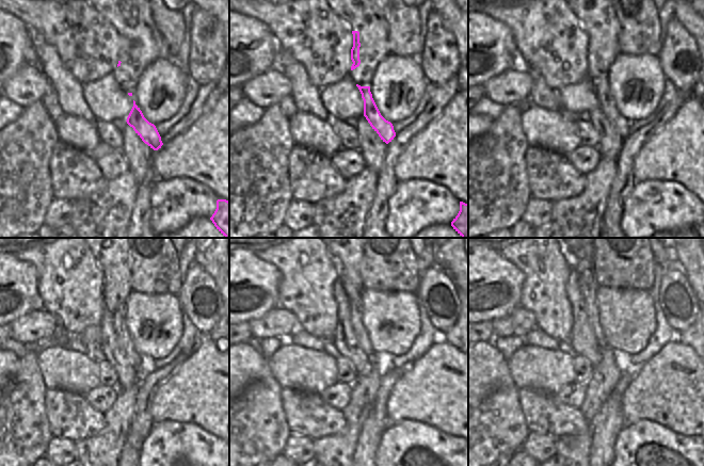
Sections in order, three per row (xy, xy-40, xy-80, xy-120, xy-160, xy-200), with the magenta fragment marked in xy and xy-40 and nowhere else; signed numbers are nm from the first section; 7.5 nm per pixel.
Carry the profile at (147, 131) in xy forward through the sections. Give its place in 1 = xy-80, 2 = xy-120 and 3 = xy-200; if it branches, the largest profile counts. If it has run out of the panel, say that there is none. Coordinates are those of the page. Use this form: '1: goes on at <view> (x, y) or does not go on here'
1: goes on at xy-80 (606, 103)
2: goes on at xy-120 (112, 283)
3: goes on at xy-200 (588, 286)

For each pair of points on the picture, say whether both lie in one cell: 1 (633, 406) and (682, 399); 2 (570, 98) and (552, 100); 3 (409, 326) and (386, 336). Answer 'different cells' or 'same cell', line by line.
1: same cell
2: different cells
3: same cell

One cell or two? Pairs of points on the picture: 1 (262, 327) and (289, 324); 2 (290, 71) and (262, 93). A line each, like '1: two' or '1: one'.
1: one
2: two

